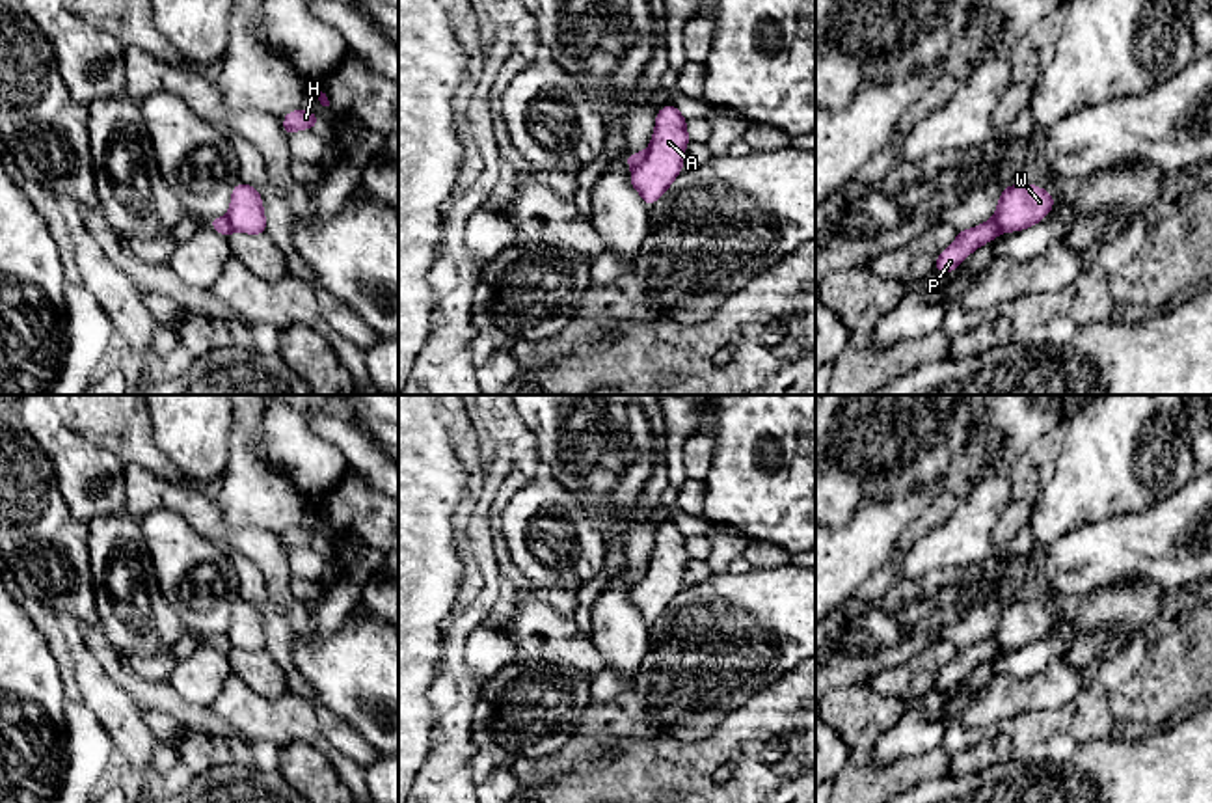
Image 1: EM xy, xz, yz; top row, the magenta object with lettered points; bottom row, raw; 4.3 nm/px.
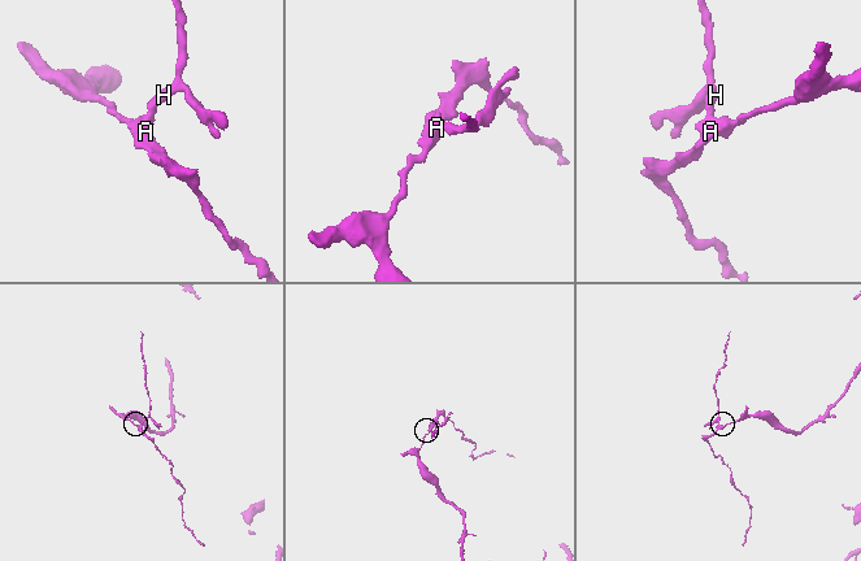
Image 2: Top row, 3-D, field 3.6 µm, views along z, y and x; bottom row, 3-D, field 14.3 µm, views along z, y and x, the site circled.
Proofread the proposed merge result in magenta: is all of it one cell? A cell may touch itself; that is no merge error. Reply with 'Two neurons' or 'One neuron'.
Two neurons

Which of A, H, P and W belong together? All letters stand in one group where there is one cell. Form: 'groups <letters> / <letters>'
groups A H W / P

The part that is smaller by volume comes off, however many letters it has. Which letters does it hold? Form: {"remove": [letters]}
{"remove": ["P"]}

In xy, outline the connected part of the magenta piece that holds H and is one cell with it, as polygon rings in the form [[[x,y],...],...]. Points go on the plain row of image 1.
[[[292,527],[283,533],[283,548],[290,553],[296,548],[316,546],[318,535],[311,527]]]

